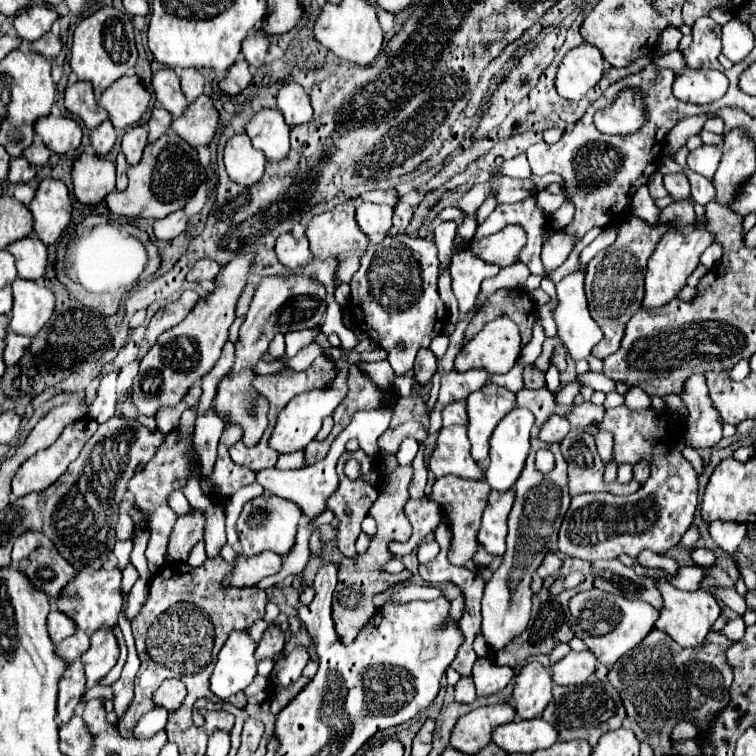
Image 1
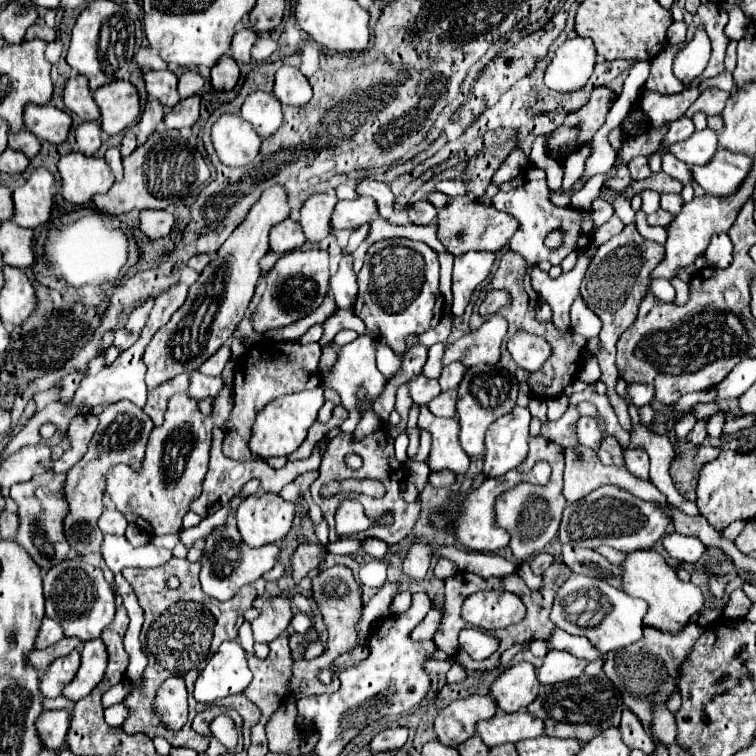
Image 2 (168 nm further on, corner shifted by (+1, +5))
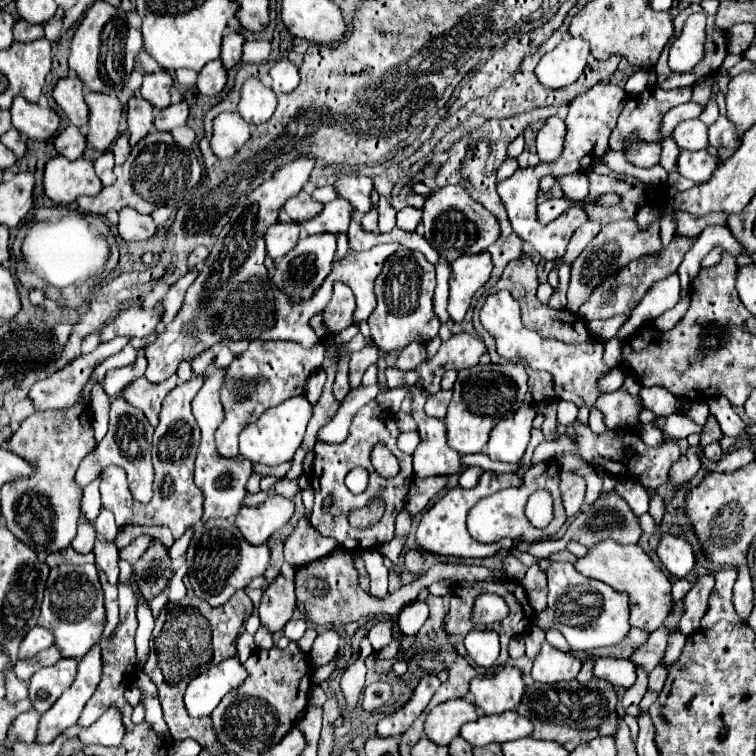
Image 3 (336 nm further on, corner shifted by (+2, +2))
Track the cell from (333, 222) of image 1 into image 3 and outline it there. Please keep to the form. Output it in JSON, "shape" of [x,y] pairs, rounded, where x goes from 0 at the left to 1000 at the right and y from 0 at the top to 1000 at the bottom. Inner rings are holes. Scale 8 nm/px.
{"shape":[[[402,251],[392,259],[386,259],[378,270],[376,270],[376,280],[386,288],[386,291],[407,291],[415,288],[423,280],[423,267],[413,265]]]}

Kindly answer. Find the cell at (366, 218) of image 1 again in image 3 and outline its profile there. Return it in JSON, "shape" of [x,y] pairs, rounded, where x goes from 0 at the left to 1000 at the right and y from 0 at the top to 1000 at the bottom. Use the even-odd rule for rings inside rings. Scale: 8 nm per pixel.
{"shape":[[[444,262],[439,267],[431,267],[426,280],[418,288],[410,288],[410,291],[402,291],[402,294],[392,294],[392,296],[402,299],[402,304],[407,310],[458,307],[466,280],[468,280],[466,272],[460,272],[460,267],[455,267],[455,262]]]}

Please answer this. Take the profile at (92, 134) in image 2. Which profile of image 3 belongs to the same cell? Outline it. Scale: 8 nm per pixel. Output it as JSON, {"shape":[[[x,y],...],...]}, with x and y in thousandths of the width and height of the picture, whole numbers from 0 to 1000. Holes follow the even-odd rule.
{"shape":[[[93,164],[82,175],[77,175],[77,180],[71,183],[71,196],[77,198],[77,204],[101,212],[108,206],[114,196],[114,180],[101,167]]]}

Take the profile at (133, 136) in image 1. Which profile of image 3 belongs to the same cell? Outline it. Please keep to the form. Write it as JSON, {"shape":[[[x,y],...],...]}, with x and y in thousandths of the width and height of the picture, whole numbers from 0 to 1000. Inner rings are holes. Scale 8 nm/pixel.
{"shape":[[[159,177],[153,188],[148,190],[148,201],[153,206],[153,217],[164,217],[169,204],[172,204],[172,190],[169,190],[169,177]]]}

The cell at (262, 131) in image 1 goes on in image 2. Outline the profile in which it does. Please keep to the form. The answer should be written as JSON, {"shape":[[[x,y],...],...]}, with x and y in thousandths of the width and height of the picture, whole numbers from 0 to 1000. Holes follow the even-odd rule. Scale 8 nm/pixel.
{"shape":[[[337,120],[324,131],[319,142],[319,155],[335,165],[337,176],[345,184],[358,181],[374,165],[372,136],[366,136],[366,128],[361,123],[351,120]]]}

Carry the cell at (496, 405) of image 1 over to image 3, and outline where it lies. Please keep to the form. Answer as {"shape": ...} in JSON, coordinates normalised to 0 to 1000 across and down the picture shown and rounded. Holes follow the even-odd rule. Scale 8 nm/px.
{"shape":[[[688,476],[675,481],[646,479],[619,489],[608,489],[606,503],[601,505],[601,526],[587,553],[593,569],[590,574],[593,590],[601,593],[606,601],[638,598],[651,566],[661,556],[675,553],[690,537],[696,516],[698,516],[698,495]]]}

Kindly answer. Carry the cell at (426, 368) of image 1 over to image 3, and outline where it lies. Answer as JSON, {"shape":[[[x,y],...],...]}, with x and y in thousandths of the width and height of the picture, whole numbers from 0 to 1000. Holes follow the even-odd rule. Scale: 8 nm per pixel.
{"shape":[[[542,452],[526,471],[524,476],[524,487],[529,489],[550,489],[558,476],[563,474],[563,455],[558,452]]]}

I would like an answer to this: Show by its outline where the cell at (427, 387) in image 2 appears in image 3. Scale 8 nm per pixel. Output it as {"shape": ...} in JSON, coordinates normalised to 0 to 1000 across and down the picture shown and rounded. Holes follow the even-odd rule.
{"shape":[[[601,442],[595,450],[585,452],[582,463],[569,476],[561,476],[556,484],[556,497],[561,503],[561,513],[574,521],[579,519],[582,500],[590,489],[608,491],[632,481],[635,471],[643,466],[643,458],[635,447],[622,442]]]}

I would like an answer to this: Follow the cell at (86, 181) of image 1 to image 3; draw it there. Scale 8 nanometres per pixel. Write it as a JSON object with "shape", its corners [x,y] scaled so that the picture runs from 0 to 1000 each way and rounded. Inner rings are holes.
{"shape":[[[71,206],[58,222],[58,257],[74,270],[95,270],[103,259],[127,259],[135,251],[122,214]]]}

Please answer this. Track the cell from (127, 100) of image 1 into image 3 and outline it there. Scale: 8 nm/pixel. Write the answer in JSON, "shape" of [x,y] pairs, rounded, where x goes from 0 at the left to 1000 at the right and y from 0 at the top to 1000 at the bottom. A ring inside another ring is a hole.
{"shape":[[[114,124],[111,127],[119,159],[116,159],[116,193],[124,198],[143,198],[148,188],[156,183],[156,164],[161,156],[161,138],[148,124]]]}

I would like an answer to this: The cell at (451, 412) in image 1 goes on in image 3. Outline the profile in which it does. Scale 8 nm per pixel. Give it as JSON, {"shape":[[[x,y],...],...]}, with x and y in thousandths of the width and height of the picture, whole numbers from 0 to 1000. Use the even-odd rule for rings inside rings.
{"shape":[[[582,516],[582,519],[571,521],[563,532],[563,548],[585,556],[590,550],[590,540],[595,534],[595,526],[598,526],[598,516]]]}

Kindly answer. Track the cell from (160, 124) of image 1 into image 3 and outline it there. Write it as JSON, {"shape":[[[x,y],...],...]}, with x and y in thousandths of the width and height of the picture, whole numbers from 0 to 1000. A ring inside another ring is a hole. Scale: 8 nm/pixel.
{"shape":[[[172,130],[167,143],[167,161],[169,161],[169,180],[172,193],[180,193],[183,185],[188,185],[201,172],[201,156],[204,143],[190,130]]]}

